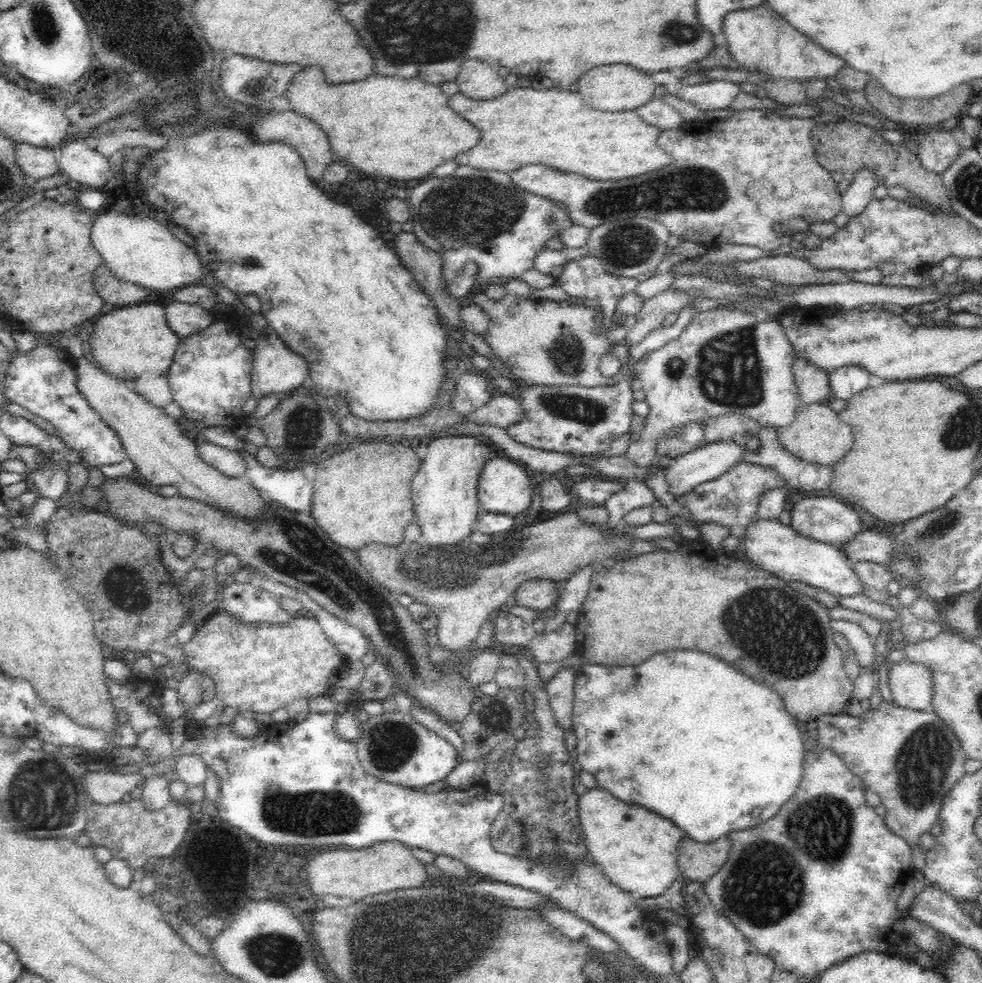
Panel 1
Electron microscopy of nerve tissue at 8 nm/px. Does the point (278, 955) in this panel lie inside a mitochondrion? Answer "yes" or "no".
yes

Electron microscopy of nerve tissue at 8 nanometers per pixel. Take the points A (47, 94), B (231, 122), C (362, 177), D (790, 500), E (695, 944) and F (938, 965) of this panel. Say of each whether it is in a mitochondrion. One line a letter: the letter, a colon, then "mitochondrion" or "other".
A: other
B: other
C: other
D: other
E: other
F: other

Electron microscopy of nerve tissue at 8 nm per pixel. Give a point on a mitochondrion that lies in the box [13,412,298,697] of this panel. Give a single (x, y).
(128, 589)

